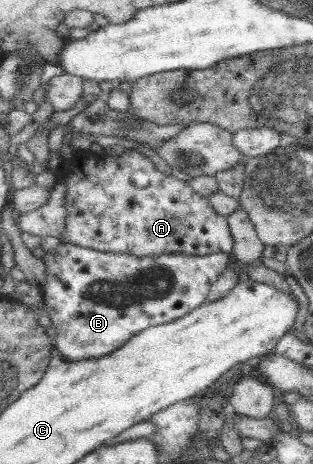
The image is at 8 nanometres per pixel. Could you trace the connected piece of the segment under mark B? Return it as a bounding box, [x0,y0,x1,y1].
[41,242,231,361]

